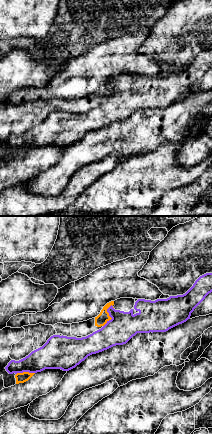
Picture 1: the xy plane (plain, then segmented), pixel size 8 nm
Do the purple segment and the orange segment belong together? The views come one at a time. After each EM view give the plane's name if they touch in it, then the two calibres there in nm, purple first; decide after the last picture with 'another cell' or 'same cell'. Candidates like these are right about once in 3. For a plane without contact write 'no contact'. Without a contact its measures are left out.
meets purple in xy; 220 nm thick on the purple side, 90 nm on the other

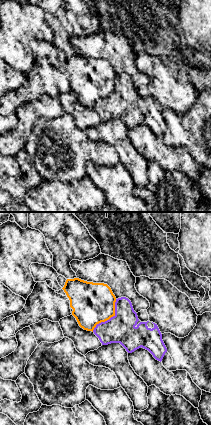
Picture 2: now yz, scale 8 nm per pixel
meets purple in yz; 220 nm thick on the purple side, 340 nm on the other

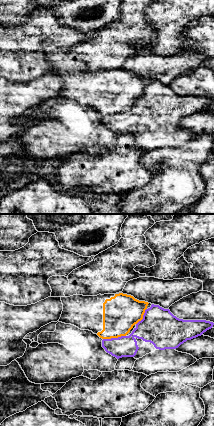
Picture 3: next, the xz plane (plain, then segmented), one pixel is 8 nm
meets purple in xz; 180 nm thick on the purple side, 280 nm on the other

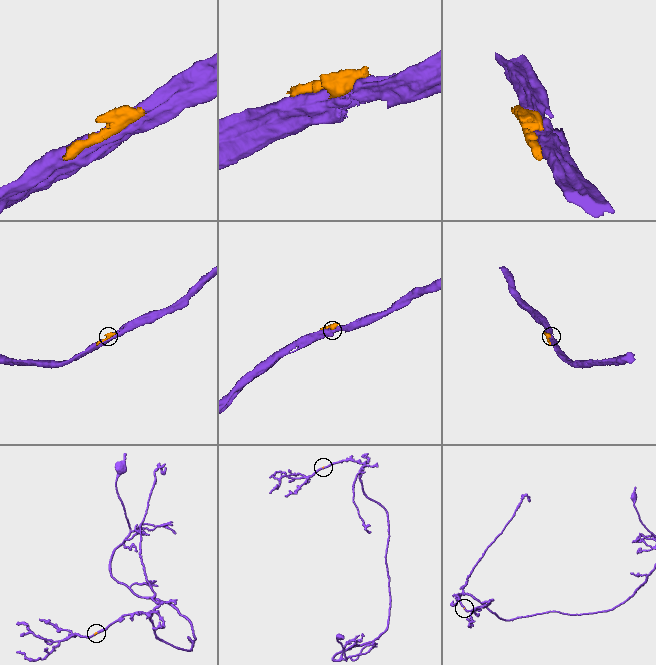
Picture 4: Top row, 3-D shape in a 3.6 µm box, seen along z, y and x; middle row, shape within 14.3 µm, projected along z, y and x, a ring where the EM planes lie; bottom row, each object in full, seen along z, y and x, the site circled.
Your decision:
another cell

